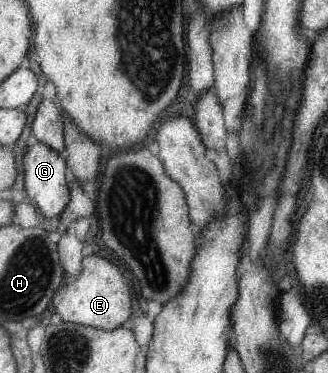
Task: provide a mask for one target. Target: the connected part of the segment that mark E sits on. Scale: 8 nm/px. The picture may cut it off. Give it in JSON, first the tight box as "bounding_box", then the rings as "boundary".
{"bounding_box":[55,253,131,331],"boundary":[[[95,253],[82,259],[81,271],[64,285],[55,311],[63,322],[111,331],[125,325],[131,317],[131,291],[119,268]]]}

